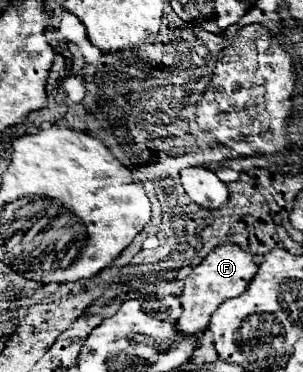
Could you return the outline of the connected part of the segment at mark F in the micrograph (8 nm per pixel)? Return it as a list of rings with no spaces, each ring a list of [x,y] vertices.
[[[226,243],[216,247],[198,267],[192,269],[192,273],[186,277],[184,283],[184,291],[180,297],[180,305],[182,305],[182,315],[176,321],[176,329],[180,335],[202,335],[208,327],[208,321],[212,317],[212,313],[226,301],[232,297],[238,297],[246,291],[248,283],[252,281],[252,277],[256,275],[258,265],[254,261],[254,257],[244,251],[238,245]]]

